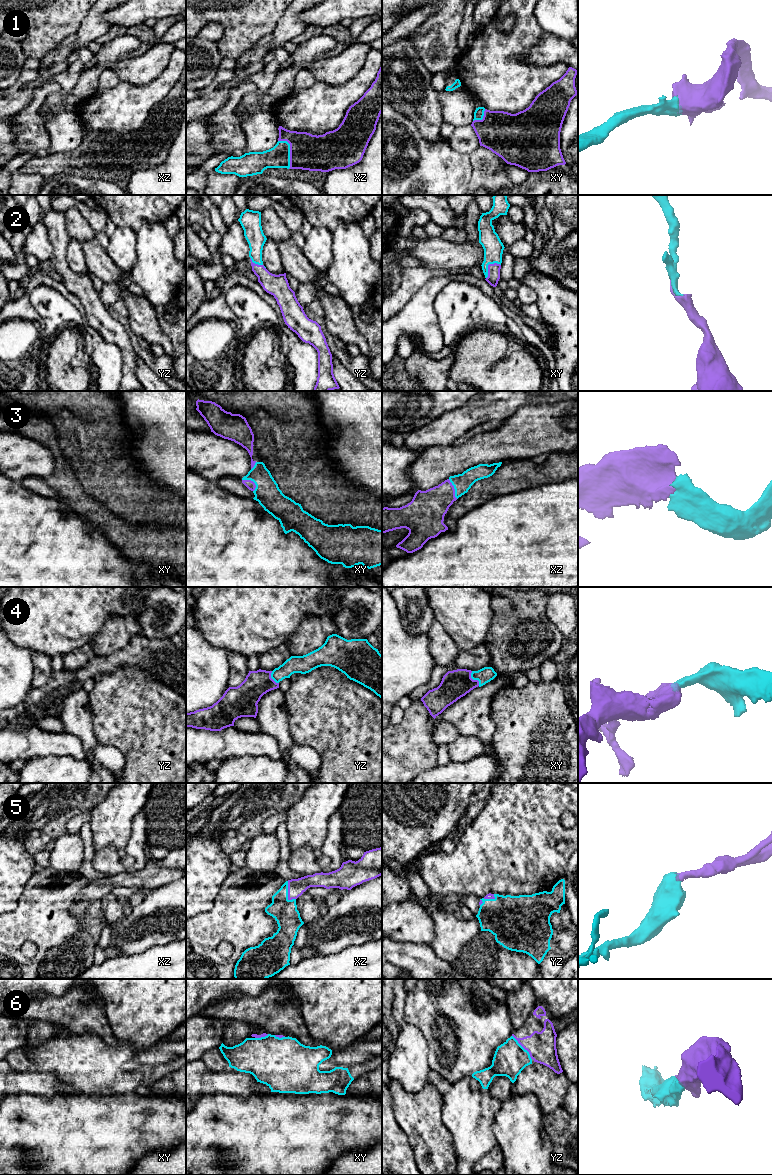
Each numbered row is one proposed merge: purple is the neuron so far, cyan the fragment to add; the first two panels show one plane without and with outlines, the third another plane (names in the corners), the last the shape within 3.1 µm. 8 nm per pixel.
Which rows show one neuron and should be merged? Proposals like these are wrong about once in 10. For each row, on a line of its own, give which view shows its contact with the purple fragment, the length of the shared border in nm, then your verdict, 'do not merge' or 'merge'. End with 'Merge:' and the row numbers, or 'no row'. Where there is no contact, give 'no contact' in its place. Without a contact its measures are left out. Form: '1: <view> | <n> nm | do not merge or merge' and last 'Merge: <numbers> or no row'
1: xz | 240 nm | merge
2: xy | 170 nm | merge
3: xy | 140 nm | merge
4: xy | 140 nm | merge
5: xz | 170 nm | merge
6: yz | 260 nm | merge
Merge: 1, 2, 3, 4, 5, 6

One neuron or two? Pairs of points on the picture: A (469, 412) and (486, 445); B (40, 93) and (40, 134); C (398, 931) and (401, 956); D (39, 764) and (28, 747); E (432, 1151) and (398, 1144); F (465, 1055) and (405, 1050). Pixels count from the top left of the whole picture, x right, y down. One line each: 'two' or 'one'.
A: two
B: one
C: two
D: two
E: two
F: two

